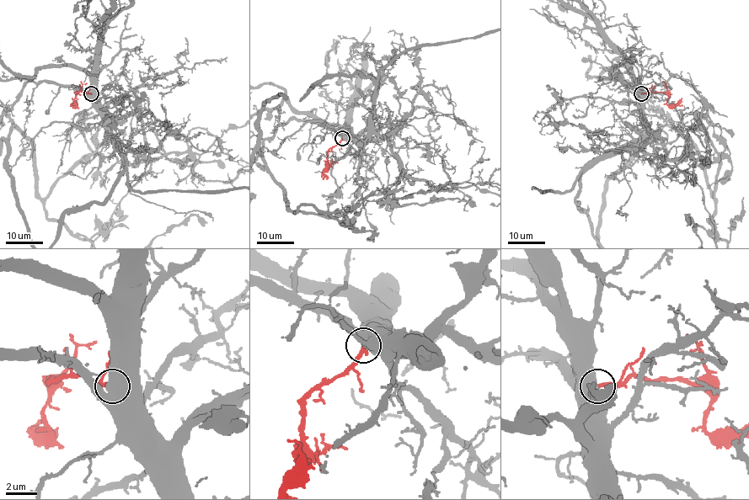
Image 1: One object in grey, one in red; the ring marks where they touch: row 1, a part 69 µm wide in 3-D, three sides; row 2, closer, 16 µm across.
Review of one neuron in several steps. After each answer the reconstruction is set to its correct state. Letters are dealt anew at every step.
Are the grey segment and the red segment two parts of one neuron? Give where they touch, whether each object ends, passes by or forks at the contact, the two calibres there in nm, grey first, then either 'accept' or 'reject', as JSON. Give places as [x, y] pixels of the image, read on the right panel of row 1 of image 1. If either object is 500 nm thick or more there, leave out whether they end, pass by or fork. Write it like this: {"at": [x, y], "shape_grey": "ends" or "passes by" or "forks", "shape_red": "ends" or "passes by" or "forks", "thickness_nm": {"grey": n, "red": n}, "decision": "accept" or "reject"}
{"at": [641, 93], "thickness_nm": {"grey": 800, "red": 280}, "decision": "accept"}

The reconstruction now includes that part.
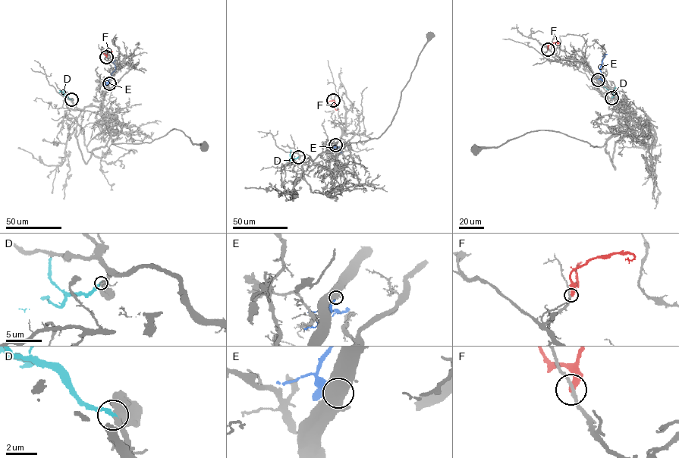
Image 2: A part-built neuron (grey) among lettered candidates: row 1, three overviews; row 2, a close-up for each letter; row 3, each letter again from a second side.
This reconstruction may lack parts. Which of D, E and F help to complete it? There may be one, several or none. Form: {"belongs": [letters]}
{"belongs": ["D", "F"]}

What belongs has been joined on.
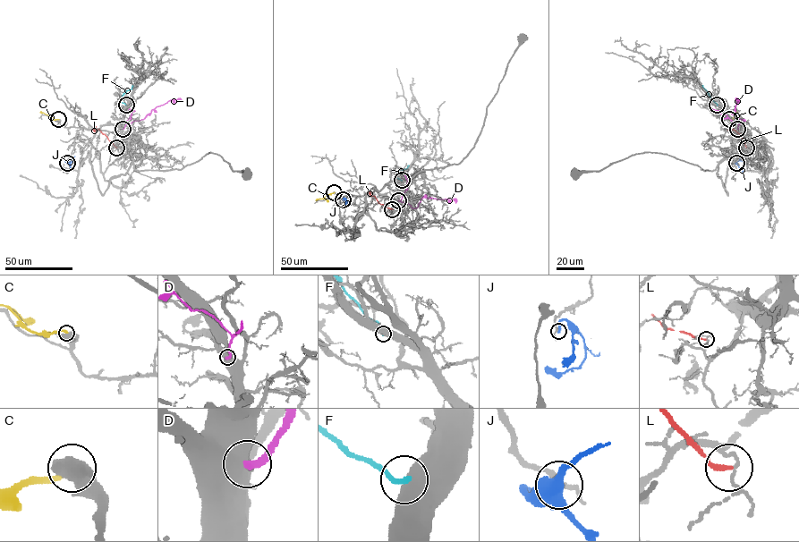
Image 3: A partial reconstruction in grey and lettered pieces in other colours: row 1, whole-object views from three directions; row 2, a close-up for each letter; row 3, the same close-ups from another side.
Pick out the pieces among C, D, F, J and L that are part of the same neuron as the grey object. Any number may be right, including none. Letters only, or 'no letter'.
no letter

